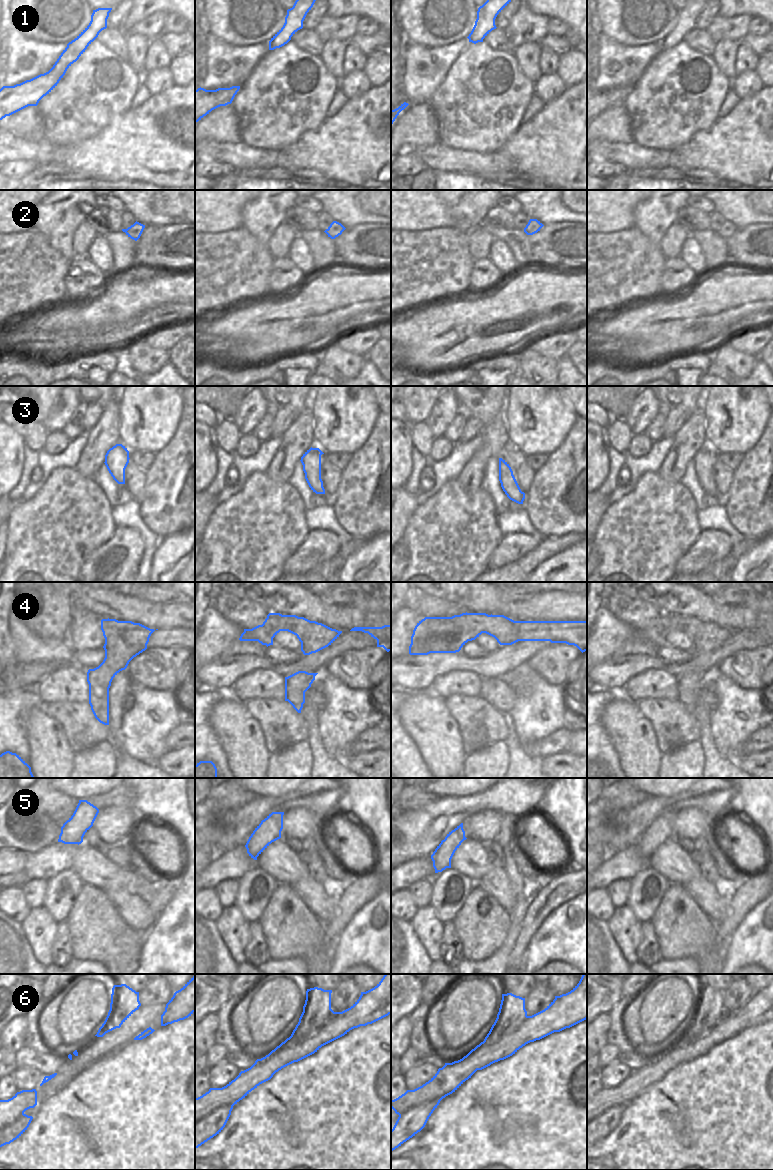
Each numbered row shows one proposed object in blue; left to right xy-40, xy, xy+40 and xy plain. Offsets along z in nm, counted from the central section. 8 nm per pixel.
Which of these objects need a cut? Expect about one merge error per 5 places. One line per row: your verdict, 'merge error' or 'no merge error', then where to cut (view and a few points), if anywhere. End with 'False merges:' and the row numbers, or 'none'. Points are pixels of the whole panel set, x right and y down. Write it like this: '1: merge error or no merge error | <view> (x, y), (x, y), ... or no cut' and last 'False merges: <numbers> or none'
1: no merge error | no cut
2: no merge error | no cut
3: no merge error | no cut
4: merge error | xy+40 (518, 621), (519, 640)
5: no merge error | no cut
6: merge error | xy (335, 1012), (311, 1037), (294, 1039), (291, 1036)
False merges: 4, 6

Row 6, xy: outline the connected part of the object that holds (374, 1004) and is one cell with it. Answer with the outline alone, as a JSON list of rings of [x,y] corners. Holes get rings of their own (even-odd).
[[[385,974],[374,988],[361,992],[359,999],[350,1008],[342,1012],[335,1012],[331,1019],[312,1038],[296,1040],[290,1036],[268,1055],[257,1059],[250,1068],[241,1071],[226,1086],[210,1088],[202,1096],[195,1098],[195,1124],[222,1106],[234,1106],[260,1084],[270,1080],[282,1068],[314,1054],[322,1046],[344,1036],[350,1030],[372,1024],[389,1014],[391,1014],[391,974]]]

